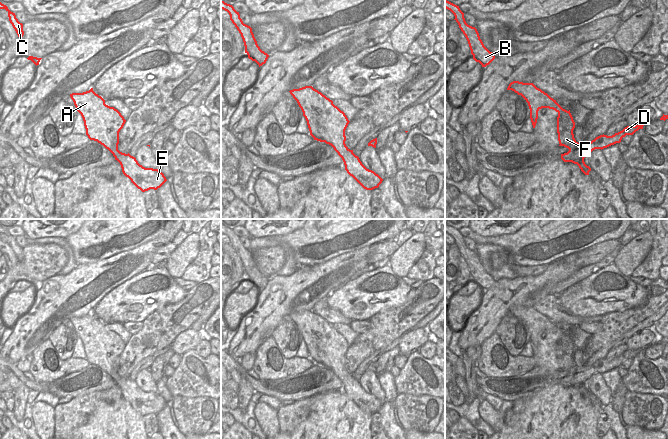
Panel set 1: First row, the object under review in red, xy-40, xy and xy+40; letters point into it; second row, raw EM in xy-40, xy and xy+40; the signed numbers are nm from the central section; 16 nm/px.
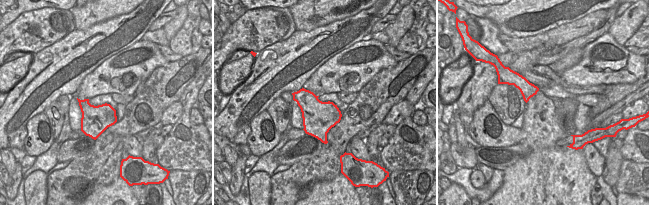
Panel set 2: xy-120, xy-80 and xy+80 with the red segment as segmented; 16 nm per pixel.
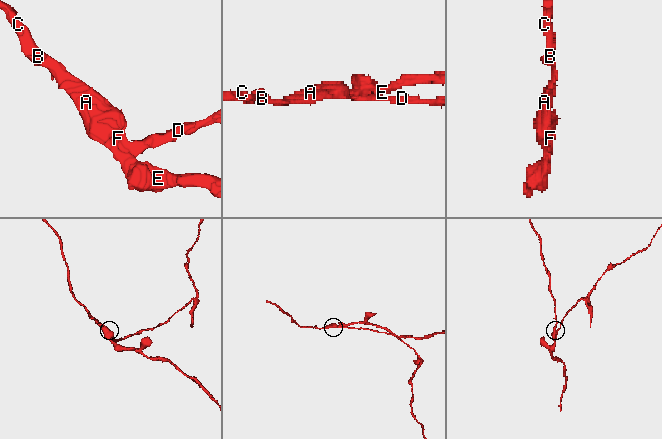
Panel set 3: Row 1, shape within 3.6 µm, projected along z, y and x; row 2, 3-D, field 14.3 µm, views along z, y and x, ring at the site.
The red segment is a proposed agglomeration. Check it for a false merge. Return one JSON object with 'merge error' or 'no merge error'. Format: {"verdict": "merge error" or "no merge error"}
{"verdict": "merge error"}

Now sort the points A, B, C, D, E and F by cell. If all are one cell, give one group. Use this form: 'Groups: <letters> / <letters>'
Groups: A B C E F / D

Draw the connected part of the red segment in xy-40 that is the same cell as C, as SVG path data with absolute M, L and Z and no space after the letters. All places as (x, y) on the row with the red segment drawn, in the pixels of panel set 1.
M0 2L0 9L5 9L8 12L9 21L12 24L13 28L15 29L18 37L23 37L23 24L18 21L16 18L15 13L11 12L8 7Z

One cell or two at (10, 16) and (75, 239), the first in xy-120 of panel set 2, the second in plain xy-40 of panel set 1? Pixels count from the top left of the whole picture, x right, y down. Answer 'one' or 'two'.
two

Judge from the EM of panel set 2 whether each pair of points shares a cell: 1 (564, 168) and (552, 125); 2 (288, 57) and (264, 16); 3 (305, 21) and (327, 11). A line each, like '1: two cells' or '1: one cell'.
1: one cell
2: two cells
3: one cell

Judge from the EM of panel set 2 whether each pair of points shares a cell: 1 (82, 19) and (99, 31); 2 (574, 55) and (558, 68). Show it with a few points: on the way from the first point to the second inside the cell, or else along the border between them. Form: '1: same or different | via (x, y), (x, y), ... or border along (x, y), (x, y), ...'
1: different | border along (114, 16), (96, 22), (84, 29), (75, 29)
2: same | via (570, 59), (562, 64)

